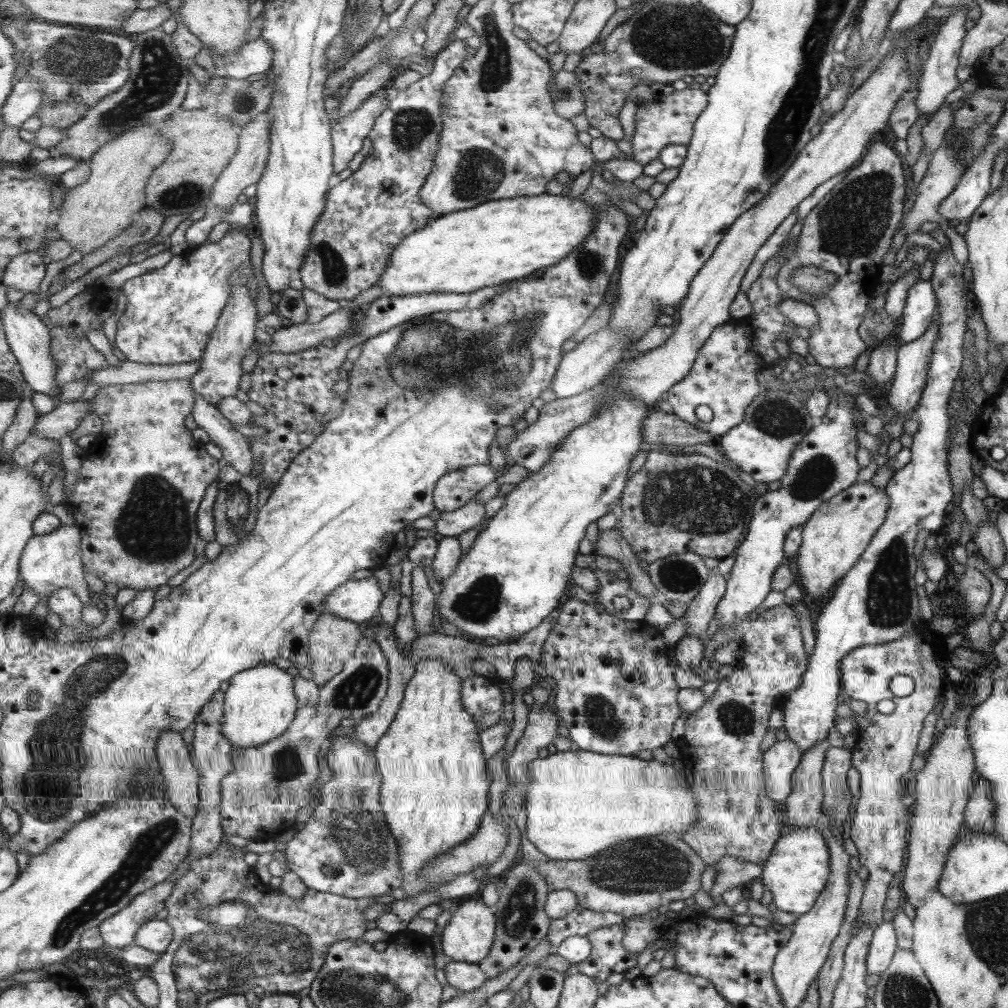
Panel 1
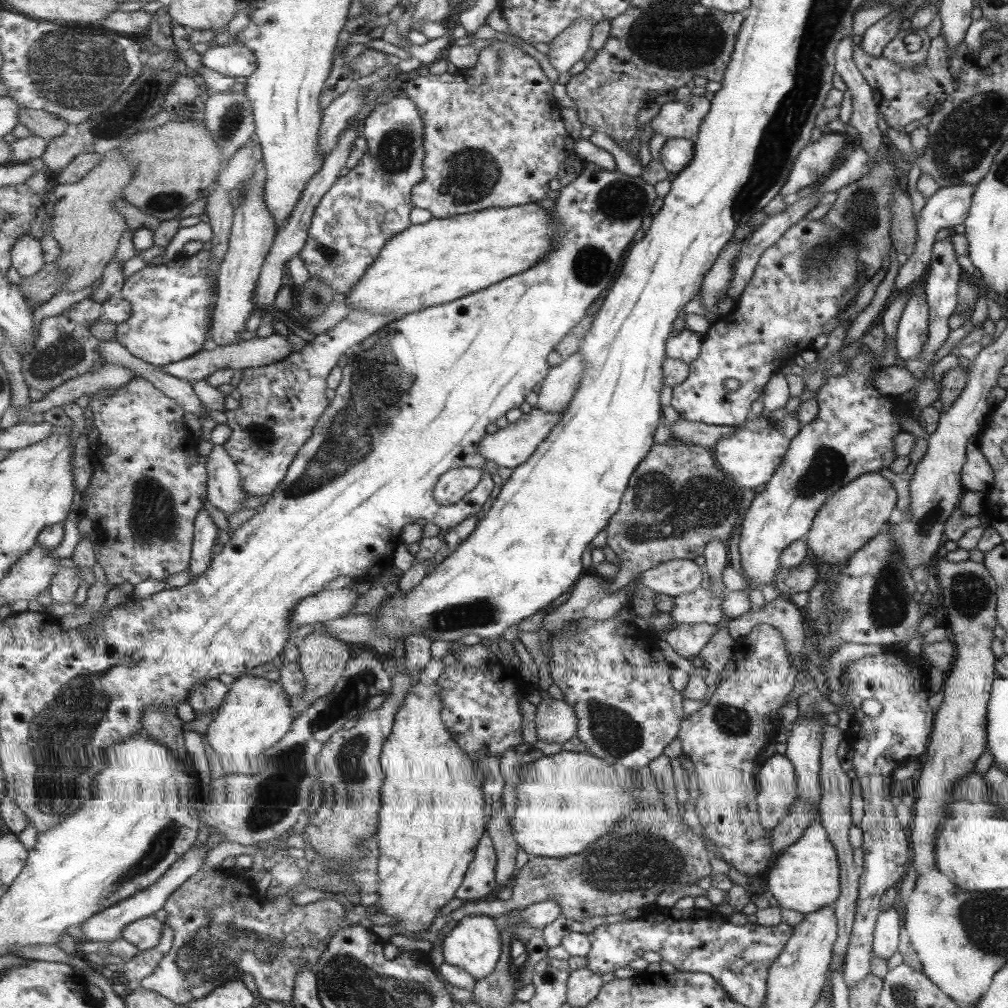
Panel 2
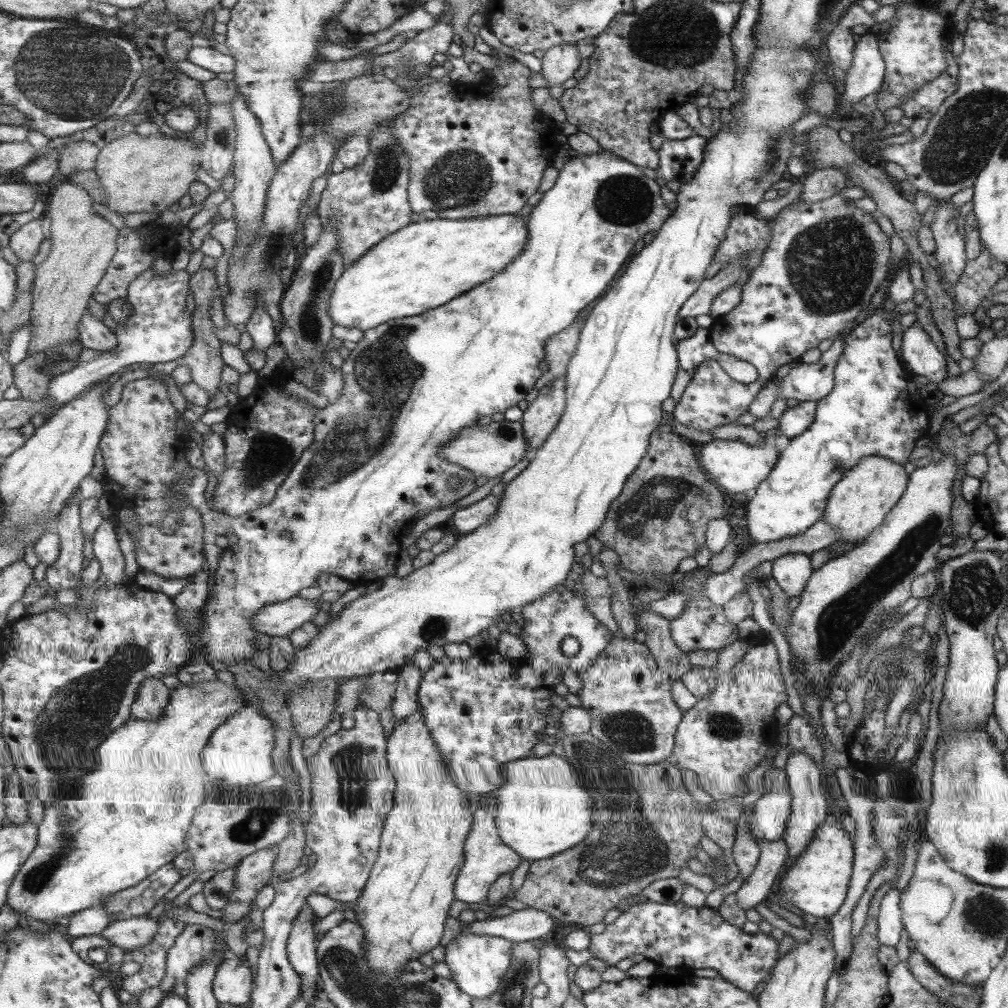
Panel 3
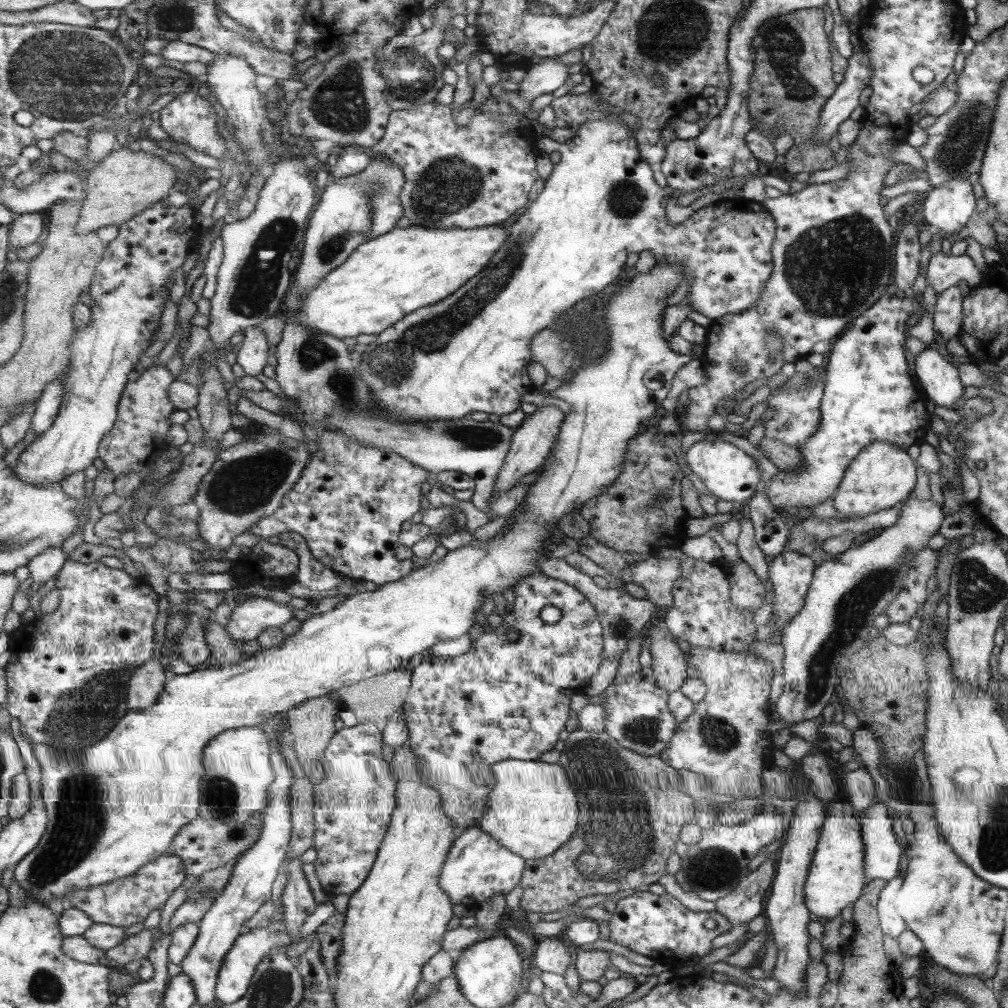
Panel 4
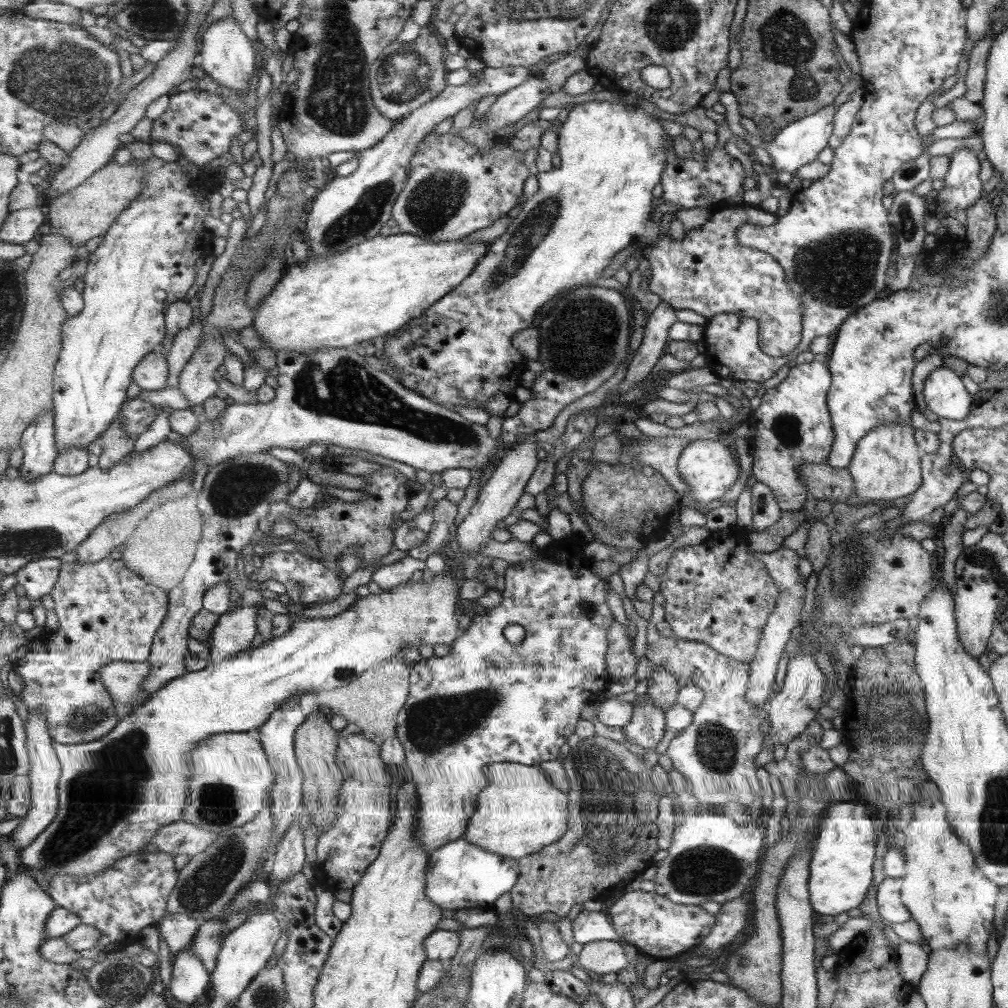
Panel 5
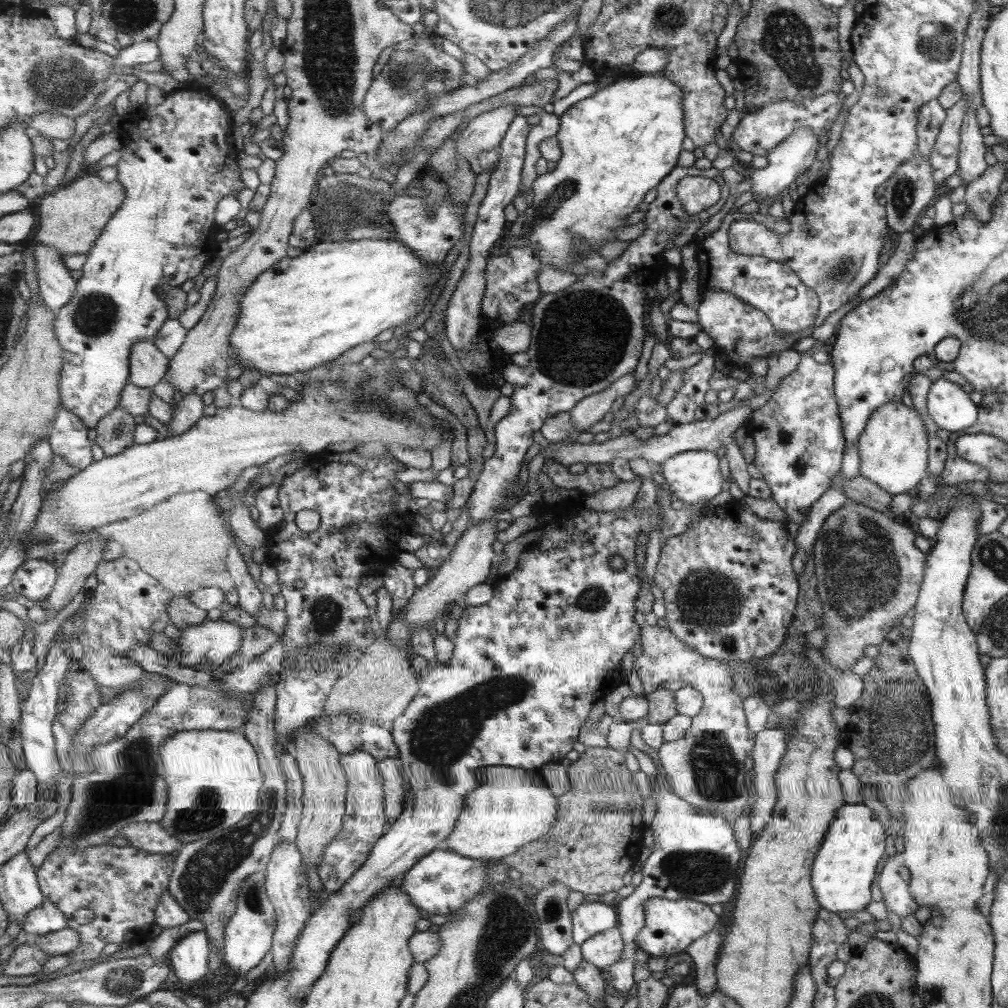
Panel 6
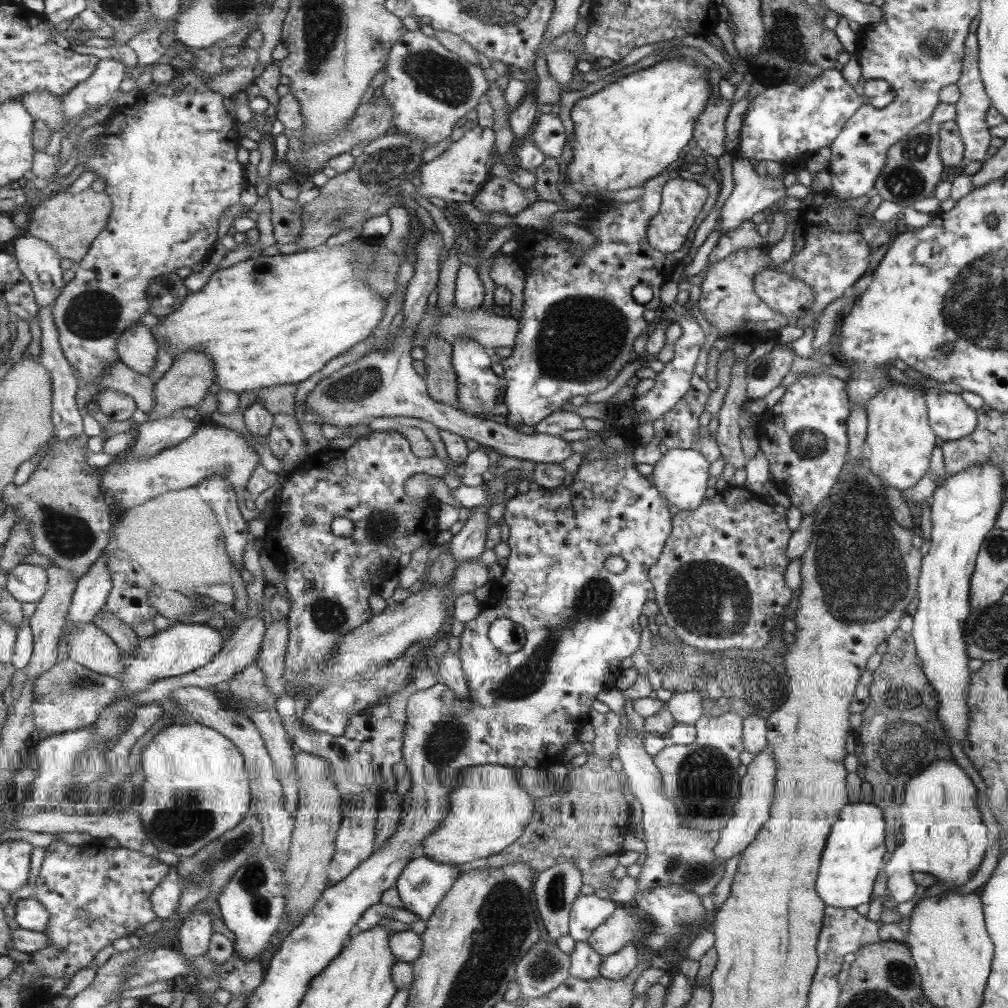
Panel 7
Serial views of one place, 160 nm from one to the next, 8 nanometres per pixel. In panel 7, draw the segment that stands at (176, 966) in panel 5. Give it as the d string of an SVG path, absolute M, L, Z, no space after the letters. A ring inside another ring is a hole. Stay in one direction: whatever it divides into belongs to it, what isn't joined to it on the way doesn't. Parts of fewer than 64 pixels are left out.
M205 909L193 912L178 930L181 953L189 959L209 953L209 944L211 944L211 936L213 936L213 922L206 912Z

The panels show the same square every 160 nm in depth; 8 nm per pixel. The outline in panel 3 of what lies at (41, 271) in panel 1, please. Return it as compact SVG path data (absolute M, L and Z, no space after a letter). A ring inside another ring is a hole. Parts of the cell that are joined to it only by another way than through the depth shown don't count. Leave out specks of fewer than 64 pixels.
M42 216L25 223L11 236L9 246L20 261L31 261L37 254L45 240L45 232L41 227Z

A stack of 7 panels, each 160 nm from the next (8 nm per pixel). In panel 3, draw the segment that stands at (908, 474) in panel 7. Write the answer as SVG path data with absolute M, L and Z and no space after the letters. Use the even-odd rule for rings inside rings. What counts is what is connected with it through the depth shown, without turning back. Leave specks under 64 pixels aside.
M879 455L864 457L841 481L832 486L822 519L829 527L839 531L839 541L864 541L900 500L908 480L909 476L905 475L901 464Z

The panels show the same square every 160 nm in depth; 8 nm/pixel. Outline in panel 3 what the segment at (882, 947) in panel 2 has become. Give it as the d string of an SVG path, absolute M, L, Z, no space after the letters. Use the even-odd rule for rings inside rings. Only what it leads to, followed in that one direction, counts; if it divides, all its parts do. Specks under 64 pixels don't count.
M895 888L889 890L880 903L877 922L877 939L880 940L880 945L894 948L899 942L902 926L900 897Z

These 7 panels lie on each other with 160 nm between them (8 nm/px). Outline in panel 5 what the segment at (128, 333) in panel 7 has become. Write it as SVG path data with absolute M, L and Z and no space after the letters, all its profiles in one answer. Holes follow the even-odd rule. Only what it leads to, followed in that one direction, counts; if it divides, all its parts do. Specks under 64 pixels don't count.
M159 349L150 352L134 373L134 383L142 391L164 390L167 380L169 380L169 364Z

